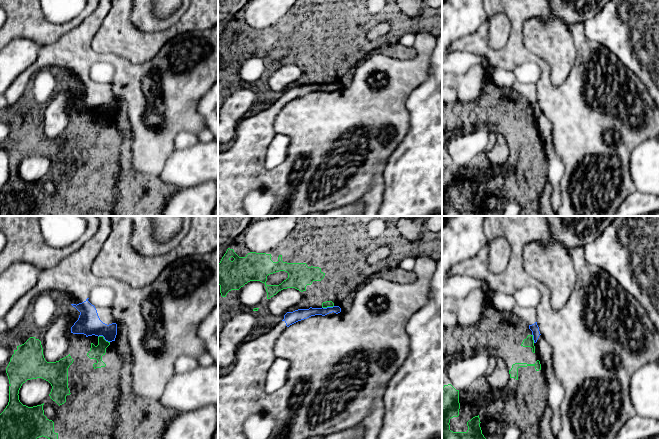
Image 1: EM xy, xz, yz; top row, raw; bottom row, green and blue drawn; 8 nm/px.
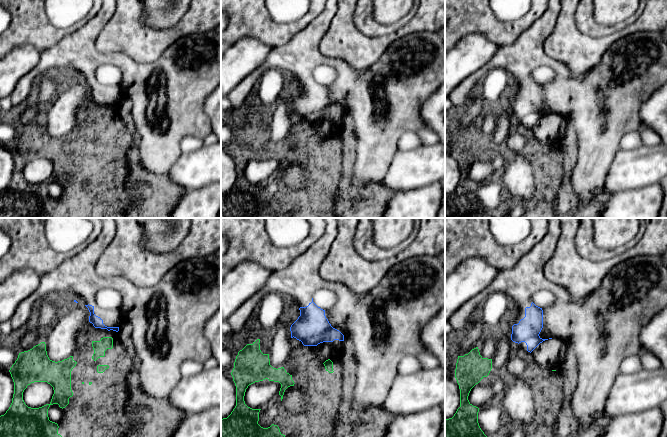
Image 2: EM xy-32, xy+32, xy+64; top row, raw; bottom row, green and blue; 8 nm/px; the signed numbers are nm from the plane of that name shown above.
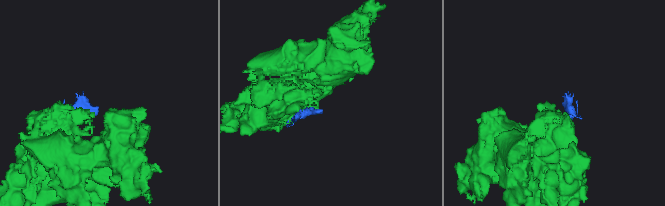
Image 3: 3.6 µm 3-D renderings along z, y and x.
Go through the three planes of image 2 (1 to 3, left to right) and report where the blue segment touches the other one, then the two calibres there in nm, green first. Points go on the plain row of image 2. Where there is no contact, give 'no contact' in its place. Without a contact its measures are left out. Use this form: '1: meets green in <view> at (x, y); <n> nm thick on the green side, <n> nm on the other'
1: no contact
2: no contact
3: no contact

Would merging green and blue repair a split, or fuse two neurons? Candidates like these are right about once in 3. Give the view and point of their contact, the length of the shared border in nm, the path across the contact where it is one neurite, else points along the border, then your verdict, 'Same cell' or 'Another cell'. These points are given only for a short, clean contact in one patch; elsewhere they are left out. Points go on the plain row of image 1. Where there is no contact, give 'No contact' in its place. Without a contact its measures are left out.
Touches green at xy (103, 114). Shared border 110 nm. Boundary: xy (98, 112), (102, 112), (109, 118). Another cell

